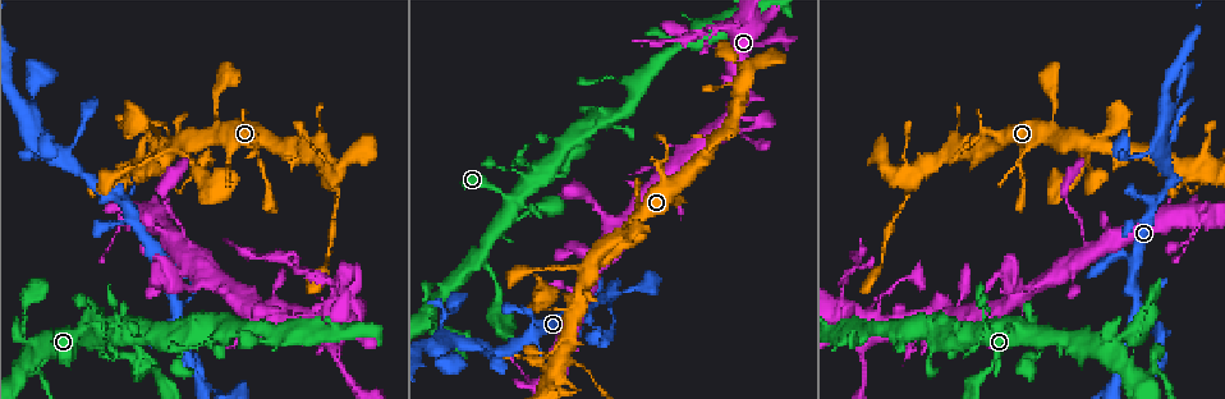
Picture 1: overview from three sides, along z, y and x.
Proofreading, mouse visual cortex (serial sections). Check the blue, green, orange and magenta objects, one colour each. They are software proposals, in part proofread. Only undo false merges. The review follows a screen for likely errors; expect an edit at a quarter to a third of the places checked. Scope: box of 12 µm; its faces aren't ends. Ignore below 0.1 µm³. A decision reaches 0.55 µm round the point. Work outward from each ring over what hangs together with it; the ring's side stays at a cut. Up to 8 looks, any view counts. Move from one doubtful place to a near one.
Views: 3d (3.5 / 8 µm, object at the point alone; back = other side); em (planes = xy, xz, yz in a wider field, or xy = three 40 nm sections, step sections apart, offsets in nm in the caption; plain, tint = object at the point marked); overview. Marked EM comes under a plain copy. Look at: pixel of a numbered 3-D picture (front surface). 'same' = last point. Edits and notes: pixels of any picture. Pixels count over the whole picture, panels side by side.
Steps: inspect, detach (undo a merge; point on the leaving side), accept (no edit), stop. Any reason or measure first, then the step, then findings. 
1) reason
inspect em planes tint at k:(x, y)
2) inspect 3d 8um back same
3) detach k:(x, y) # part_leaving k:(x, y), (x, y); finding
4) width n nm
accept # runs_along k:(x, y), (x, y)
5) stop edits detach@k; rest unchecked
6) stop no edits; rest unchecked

small branch off a trunk
inspect 3d 3.5um at 1:(599, 270)

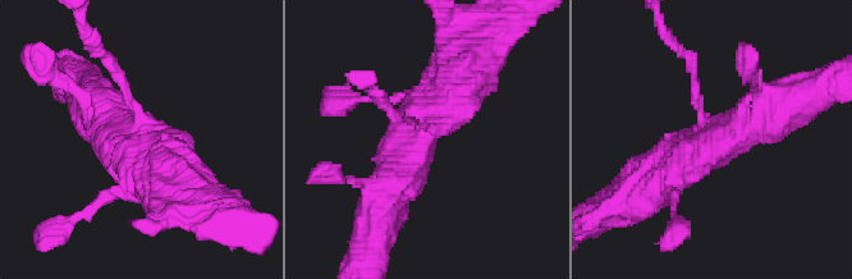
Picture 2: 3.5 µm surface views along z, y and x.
arms 3; arm_widths 100, 500, 600 nm; now the EM
inspect em planes tint at 2:(138, 127)

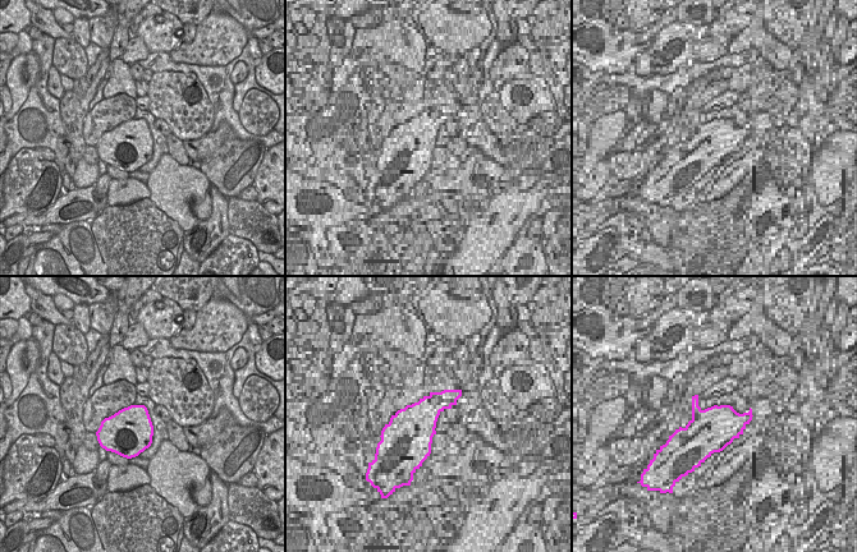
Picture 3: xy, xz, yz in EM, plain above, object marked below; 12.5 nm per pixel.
width 600 nm
accept # runs_along 2:(456, 85), (417, 123), (378, 209); one cell here

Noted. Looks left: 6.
inspect 3d 3.5um back at 1:(1187, 187)

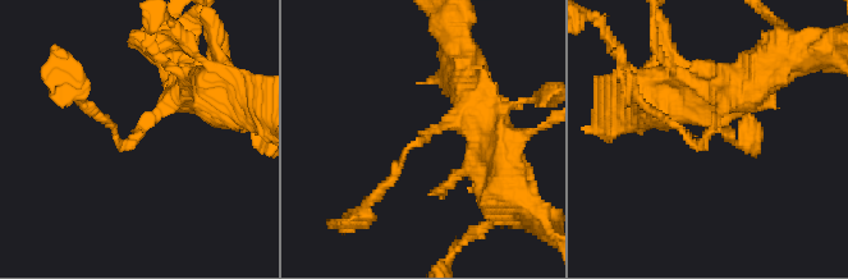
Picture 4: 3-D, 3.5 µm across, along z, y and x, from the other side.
arm_widths 100, 450 nm
inspect em xy step 3 tint at 4:(710, 131)

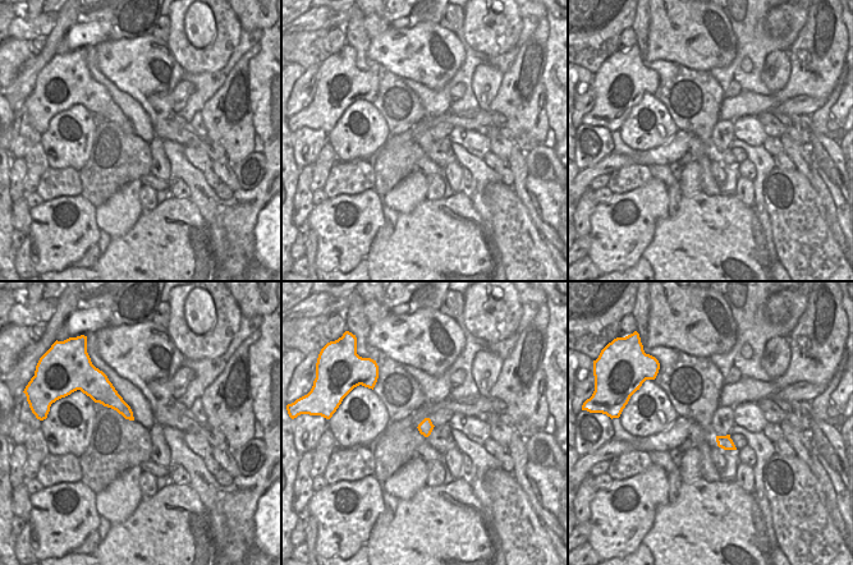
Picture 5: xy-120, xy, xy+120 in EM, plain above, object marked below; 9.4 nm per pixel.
accept # runs_along 4:(471, 92), (471, 109), (404, 151), (381, 191); one cell here

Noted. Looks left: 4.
inspect 3d 3.5um at 1:(903, 203)

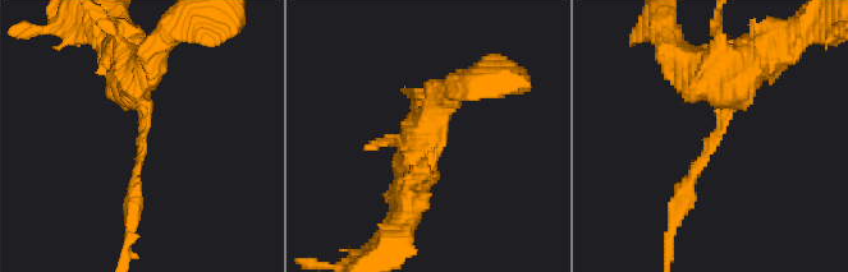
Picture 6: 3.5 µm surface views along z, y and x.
arm_widths 150, 450 nm; need the tissue
inspect em xy step 1 tint at 6:(141, 137)

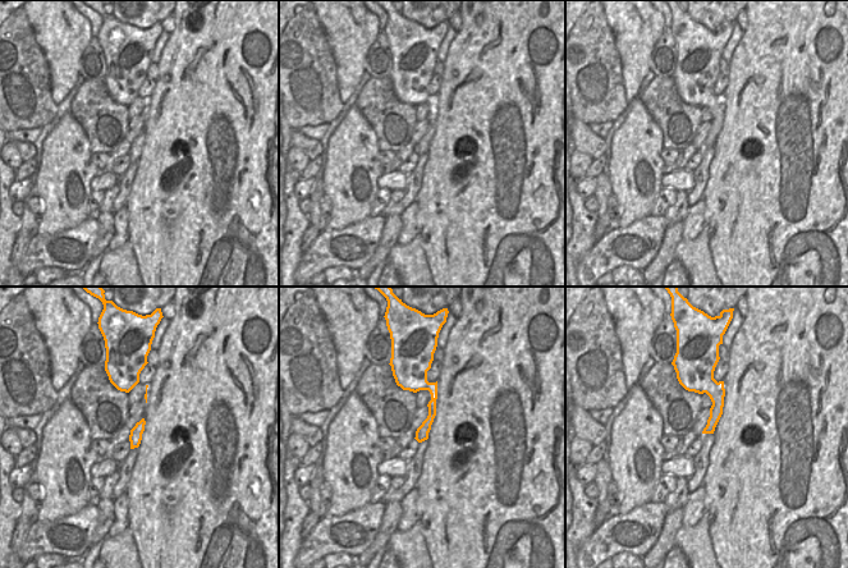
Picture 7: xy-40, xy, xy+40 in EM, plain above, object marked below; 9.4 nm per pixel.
another direction
inspect em xy step 3 tint same

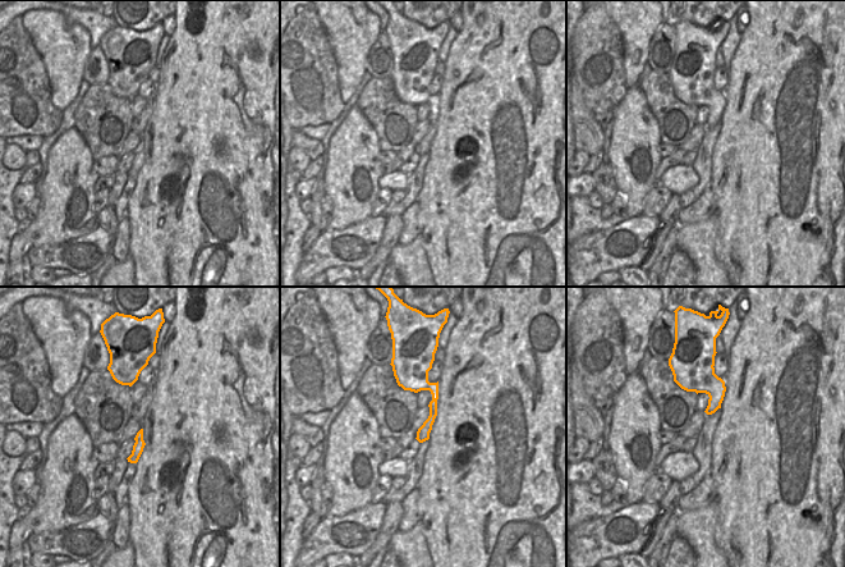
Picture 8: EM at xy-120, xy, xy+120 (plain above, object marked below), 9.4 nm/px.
accept # runs_along 8:(416, 375), (434, 392), (422, 438); all the same cell

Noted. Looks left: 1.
stop no edits; rest unchecked

